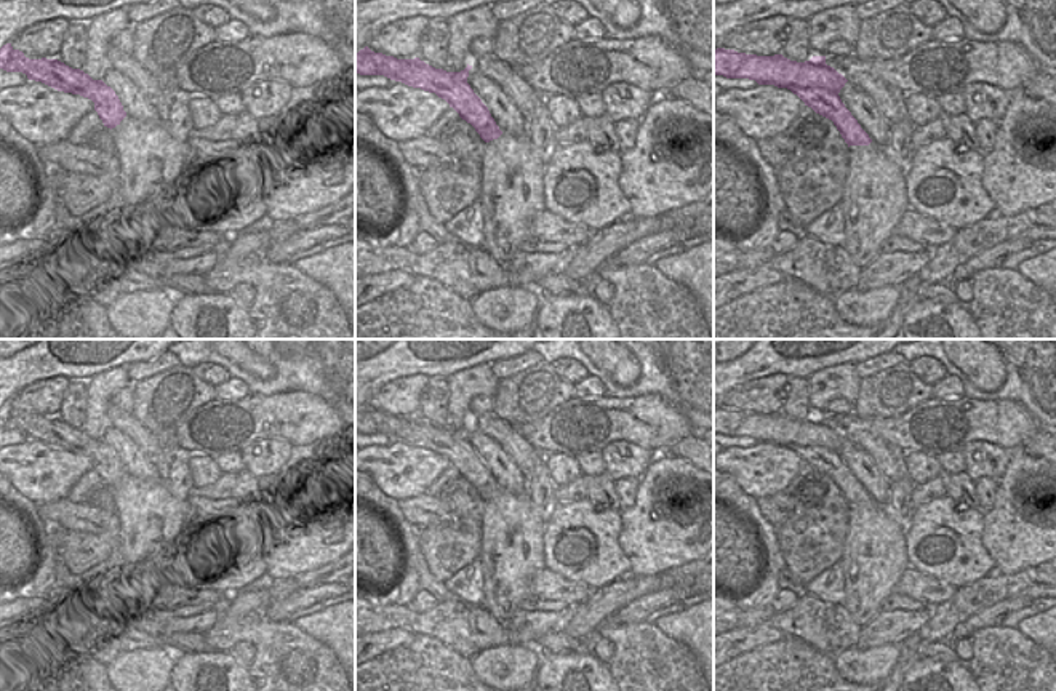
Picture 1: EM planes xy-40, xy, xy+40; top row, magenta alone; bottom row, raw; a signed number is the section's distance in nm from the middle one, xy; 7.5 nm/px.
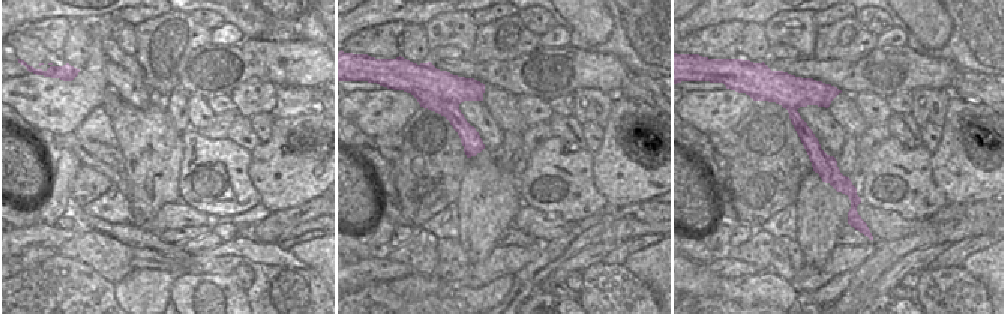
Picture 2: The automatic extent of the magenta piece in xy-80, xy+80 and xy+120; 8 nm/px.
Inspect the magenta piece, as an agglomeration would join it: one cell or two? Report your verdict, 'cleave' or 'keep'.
cleave

